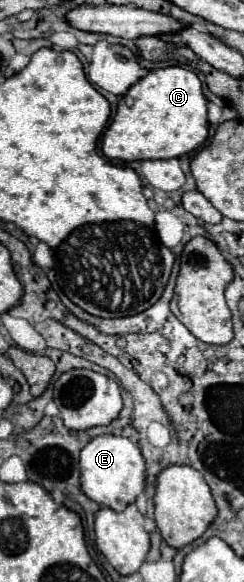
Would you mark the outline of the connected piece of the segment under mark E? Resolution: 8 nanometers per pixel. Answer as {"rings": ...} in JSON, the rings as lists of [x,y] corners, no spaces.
{"rings":[[[100,435],[92,439],[80,453],[82,491],[98,505],[124,511],[146,489],[146,463],[140,447],[120,435]]]}

